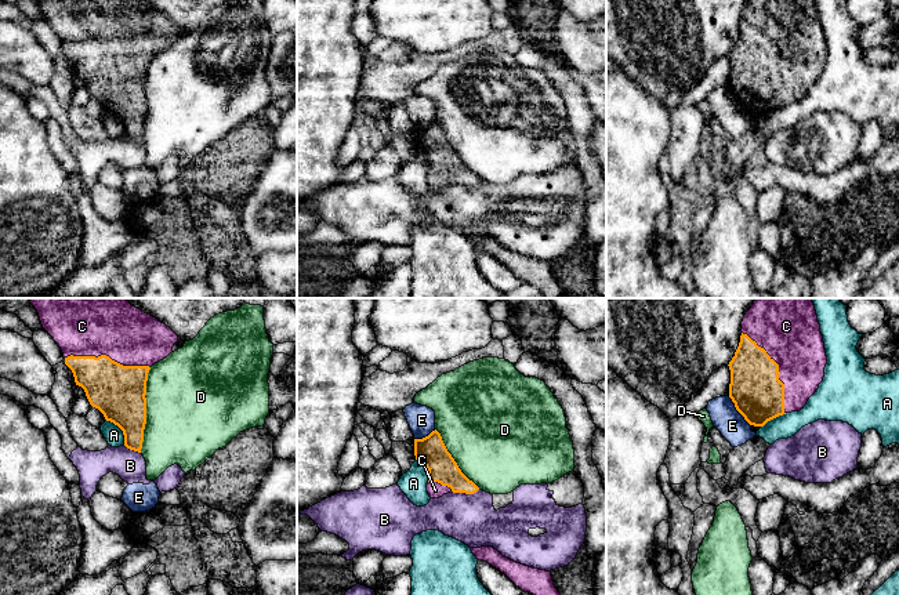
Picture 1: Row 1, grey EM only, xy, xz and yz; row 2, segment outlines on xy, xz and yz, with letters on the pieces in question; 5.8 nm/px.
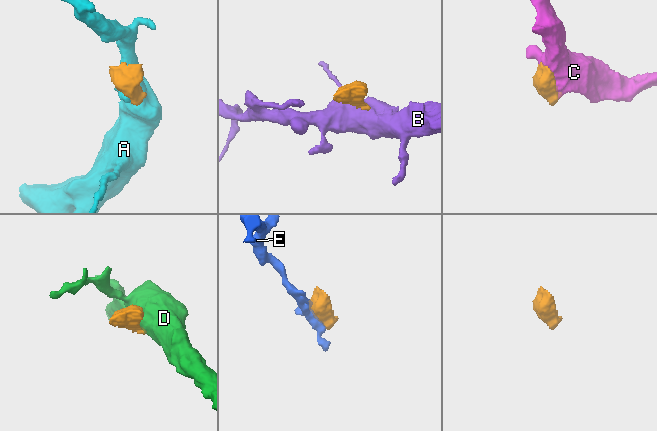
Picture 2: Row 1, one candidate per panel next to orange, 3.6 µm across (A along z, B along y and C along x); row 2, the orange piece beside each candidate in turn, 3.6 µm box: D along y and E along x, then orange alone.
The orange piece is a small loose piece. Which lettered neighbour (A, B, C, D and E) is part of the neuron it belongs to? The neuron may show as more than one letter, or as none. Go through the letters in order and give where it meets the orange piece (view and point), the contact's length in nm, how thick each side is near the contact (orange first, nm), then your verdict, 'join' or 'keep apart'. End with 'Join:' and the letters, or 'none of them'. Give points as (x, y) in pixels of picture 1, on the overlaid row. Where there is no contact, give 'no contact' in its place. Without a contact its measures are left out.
A: xy (120, 428) | 200 nm | 320/110 nm | keep apart
B: xz (464, 492) | 160 nm | 170/280 nm | keep apart
C: yz (778, 370) | 550 nm | 300/360 nm | join
D: xy (145, 410) | 500 nm | 320/500 nm | keep apart
E: yz (738, 410) | 220 nm | 300/160 nm | keep apart
Join: C

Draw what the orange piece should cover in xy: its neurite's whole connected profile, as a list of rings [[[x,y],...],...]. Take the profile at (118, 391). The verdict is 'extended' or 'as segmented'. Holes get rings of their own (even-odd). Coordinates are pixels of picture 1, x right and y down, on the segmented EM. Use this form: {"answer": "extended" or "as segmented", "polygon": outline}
{"answer": "extended", "polygon": [[[29,298],[29,301],[37,311],[43,329],[54,338],[54,341],[61,348],[65,358],[65,364],[72,370],[76,385],[84,389],[90,404],[98,409],[104,414],[106,421],[113,422],[123,431],[124,446],[127,449],[141,453],[144,442],[144,429],[146,424],[145,395],[148,373],[155,363],[163,360],[173,352],[173,347],[178,341],[178,335],[164,323],[159,322],[156,318],[133,306],[126,298]]]}

